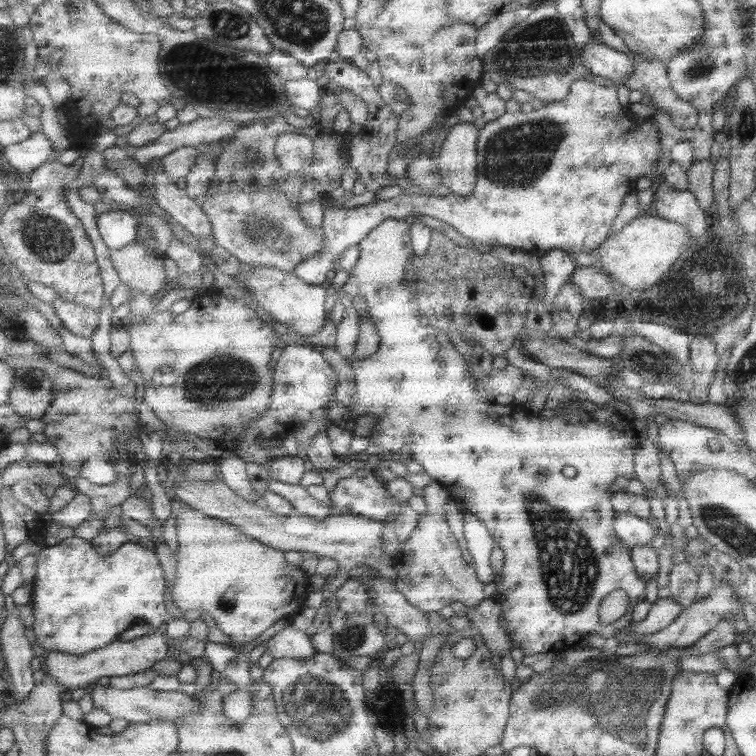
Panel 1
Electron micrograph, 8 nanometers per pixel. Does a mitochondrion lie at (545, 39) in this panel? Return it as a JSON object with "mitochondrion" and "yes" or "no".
{"mitochondrion":"yes"}

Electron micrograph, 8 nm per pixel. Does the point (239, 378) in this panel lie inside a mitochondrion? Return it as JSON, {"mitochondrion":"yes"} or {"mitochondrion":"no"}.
{"mitochondrion":"yes"}

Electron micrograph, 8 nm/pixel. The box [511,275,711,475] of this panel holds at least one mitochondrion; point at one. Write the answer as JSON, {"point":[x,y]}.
{"point":[653,364]}

